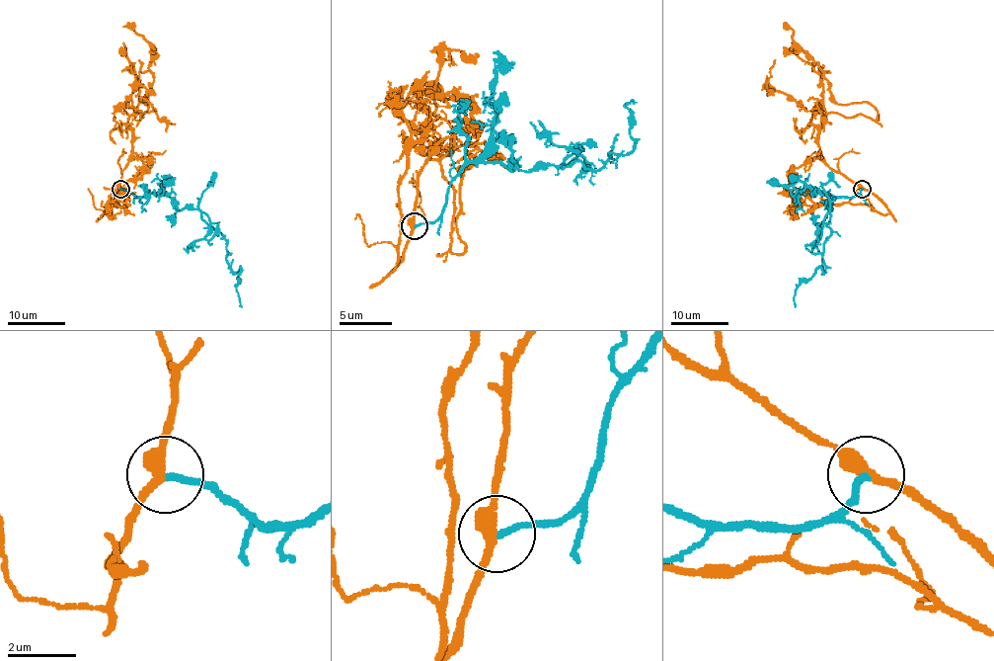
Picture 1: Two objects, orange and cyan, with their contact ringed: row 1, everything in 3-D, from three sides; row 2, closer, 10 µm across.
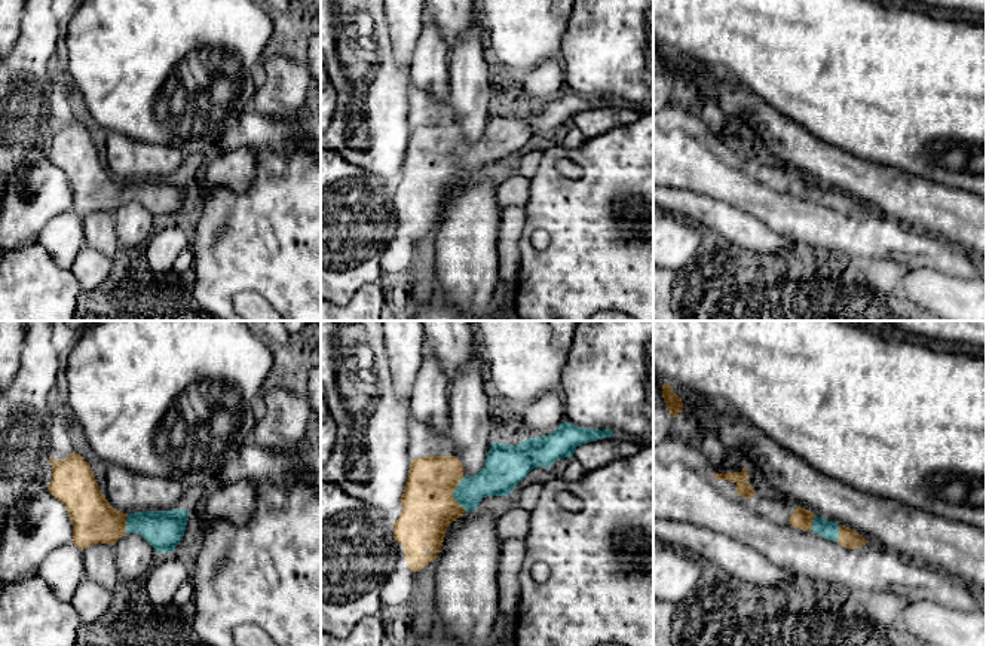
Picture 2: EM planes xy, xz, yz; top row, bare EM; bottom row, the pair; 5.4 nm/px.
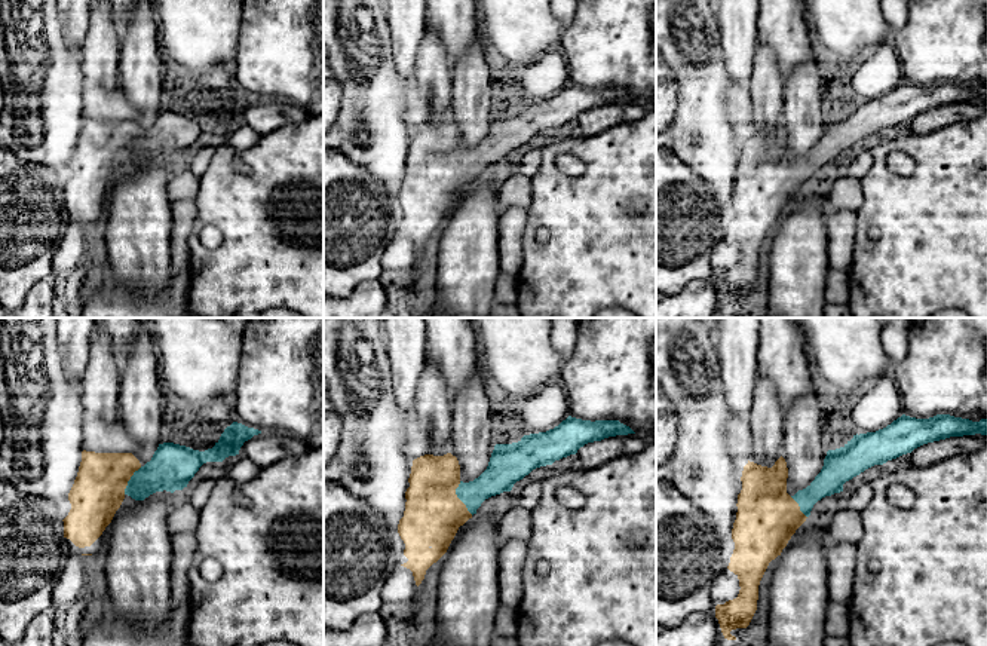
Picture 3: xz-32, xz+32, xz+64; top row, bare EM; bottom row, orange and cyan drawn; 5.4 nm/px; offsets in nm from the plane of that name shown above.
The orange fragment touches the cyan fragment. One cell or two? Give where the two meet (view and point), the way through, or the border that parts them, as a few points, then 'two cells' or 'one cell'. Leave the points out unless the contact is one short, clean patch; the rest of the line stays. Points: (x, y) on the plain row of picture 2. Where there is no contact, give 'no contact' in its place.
xz (453, 159) | across xz (428, 171), (438, 161), (453, 159), (468, 159), (496, 146) | one cell

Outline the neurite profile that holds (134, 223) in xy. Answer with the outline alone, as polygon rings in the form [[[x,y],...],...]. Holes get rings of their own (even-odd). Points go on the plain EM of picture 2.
[[[125,200],[114,211],[116,235],[122,248],[144,247],[157,218],[138,200]]]

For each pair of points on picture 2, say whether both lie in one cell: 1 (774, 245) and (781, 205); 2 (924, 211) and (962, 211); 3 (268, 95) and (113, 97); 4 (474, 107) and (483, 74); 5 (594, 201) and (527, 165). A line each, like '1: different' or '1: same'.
1: different
2: same
3: different
4: same
5: different

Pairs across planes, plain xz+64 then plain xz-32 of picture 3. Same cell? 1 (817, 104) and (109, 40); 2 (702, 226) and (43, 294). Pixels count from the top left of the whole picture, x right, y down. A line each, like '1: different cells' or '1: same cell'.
1: different cells
2: different cells

